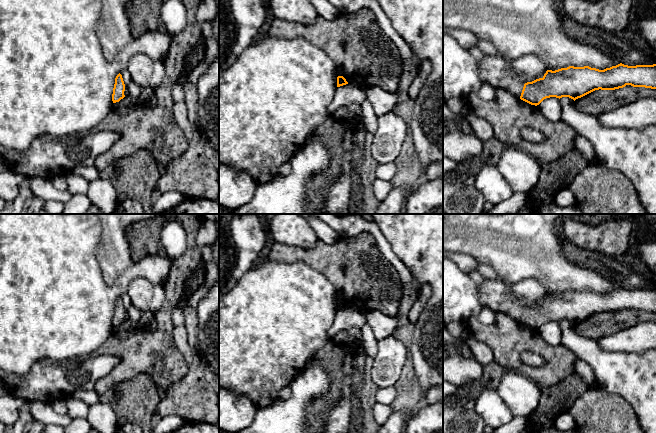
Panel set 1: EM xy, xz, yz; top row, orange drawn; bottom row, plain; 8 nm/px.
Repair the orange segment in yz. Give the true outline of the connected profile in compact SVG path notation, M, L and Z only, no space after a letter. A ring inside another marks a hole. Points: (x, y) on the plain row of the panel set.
M489 279L481 285L477 285L477 295L482 308L507 314L521 324L535 330L550 321L559 323L569 321L575 325L595 314L615 314L626 309L656 313L656 288L628 290L620 287L604 294L589 290L569 290L555 295L547 294L542 302L523 308L510 300L508 287L504 283Z

